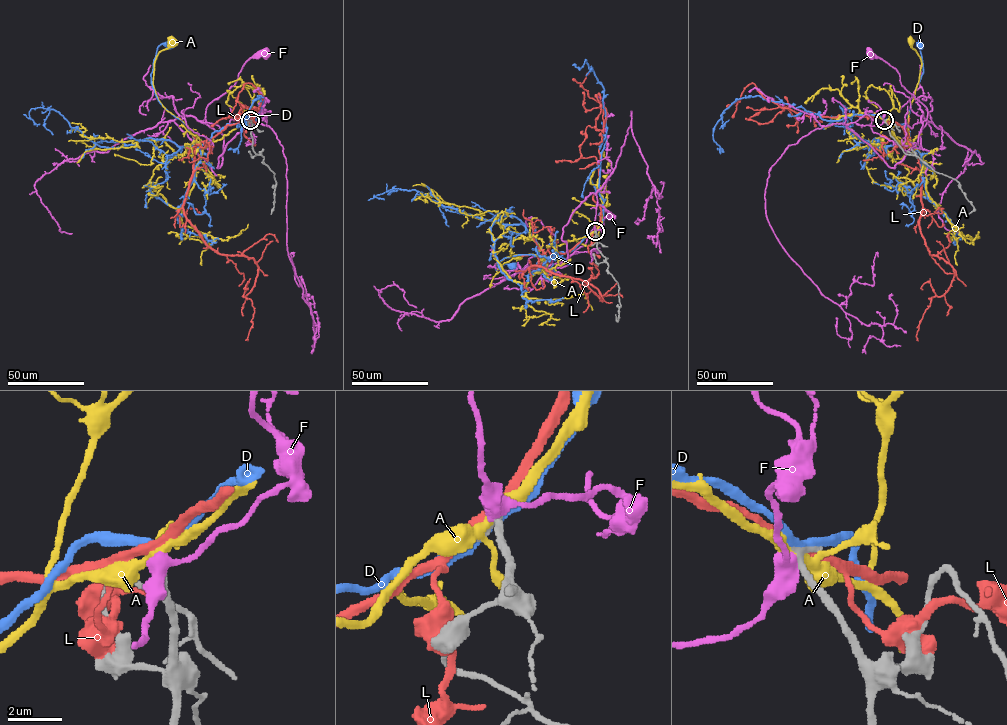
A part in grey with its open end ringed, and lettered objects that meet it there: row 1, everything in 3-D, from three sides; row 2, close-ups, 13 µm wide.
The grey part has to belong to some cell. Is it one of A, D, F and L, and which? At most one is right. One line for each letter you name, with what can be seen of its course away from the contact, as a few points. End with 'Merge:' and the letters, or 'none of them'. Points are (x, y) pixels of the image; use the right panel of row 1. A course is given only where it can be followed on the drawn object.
D: Its course: (885, 119), (889, 124), (905, 126), (911, 144), (909, 110), (923, 72), (920, 43)
Merge: D

